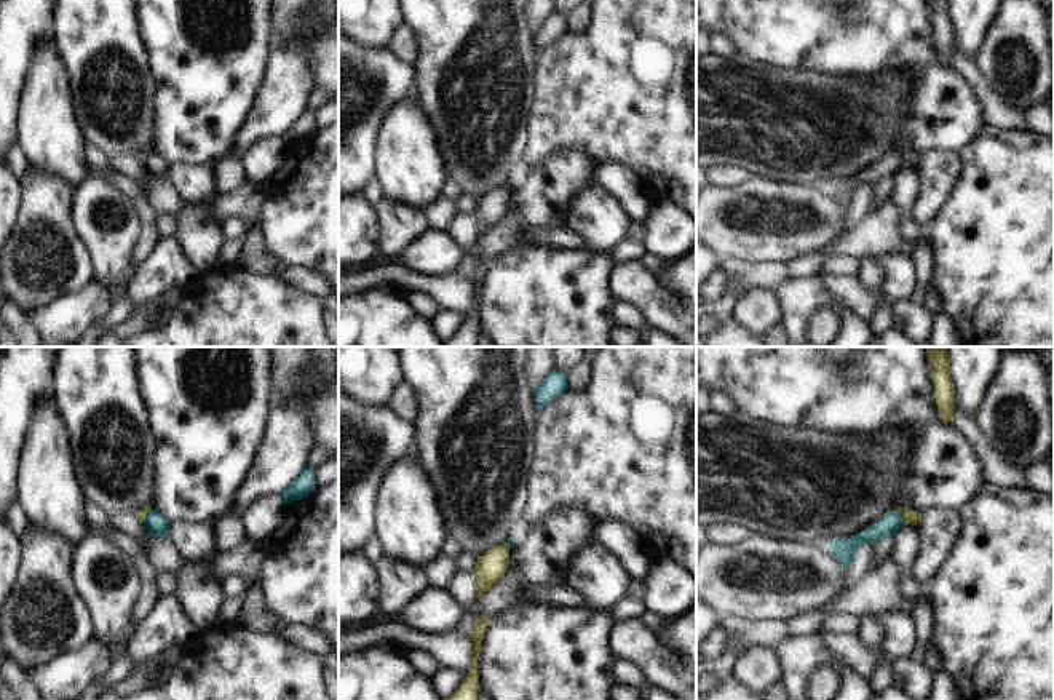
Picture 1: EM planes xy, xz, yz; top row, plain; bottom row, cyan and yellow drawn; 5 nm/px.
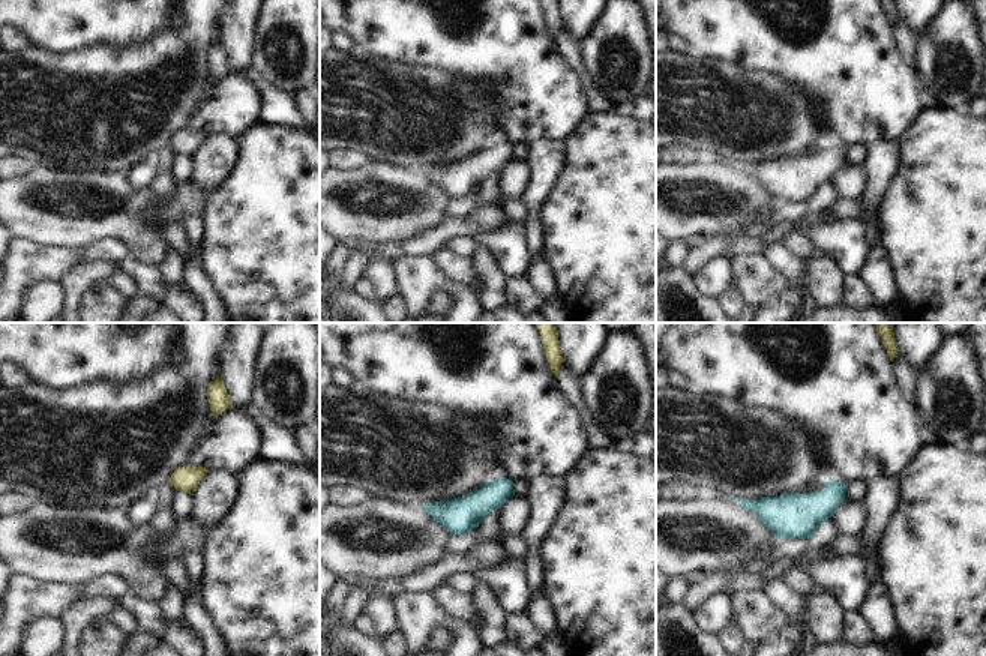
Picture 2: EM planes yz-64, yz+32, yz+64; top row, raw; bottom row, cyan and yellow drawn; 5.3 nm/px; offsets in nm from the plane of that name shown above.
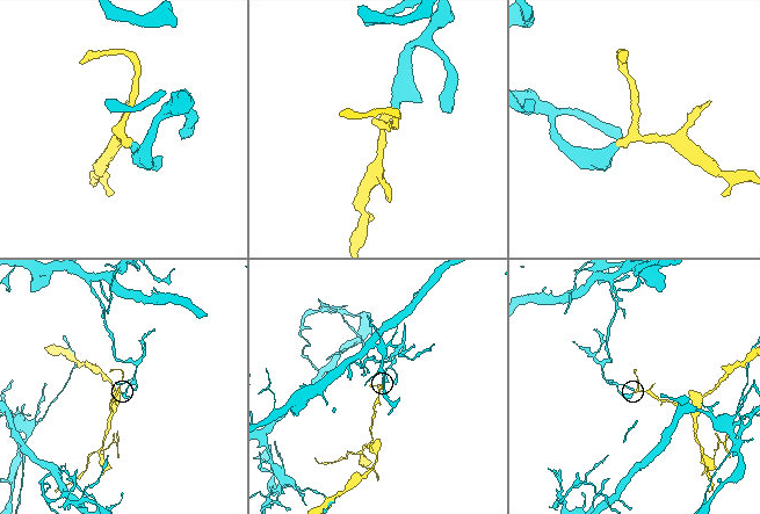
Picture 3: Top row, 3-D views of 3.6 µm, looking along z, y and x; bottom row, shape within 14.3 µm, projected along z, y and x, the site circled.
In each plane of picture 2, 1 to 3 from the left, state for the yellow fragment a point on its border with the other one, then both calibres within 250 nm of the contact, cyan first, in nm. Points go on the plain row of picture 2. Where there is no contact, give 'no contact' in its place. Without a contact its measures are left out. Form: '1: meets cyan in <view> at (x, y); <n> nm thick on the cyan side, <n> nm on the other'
1: no contact
2: no contact
3: no contact

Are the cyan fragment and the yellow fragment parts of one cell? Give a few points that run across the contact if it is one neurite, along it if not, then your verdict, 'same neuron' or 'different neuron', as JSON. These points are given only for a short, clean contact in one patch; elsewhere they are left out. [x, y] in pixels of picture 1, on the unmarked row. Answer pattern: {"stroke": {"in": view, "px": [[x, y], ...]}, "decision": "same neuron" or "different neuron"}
{"decision": "different neuron"}

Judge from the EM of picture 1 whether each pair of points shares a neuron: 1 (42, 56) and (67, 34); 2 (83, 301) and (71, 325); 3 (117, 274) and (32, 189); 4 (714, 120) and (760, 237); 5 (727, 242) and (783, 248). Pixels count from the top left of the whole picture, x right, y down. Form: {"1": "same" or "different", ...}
{"1": "different", "2": "same", "3": "different", "4": "different", "5": "same"}

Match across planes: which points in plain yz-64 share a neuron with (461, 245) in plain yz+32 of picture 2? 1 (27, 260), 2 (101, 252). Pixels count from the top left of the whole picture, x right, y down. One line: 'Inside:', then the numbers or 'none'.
Inside: 1, 2

